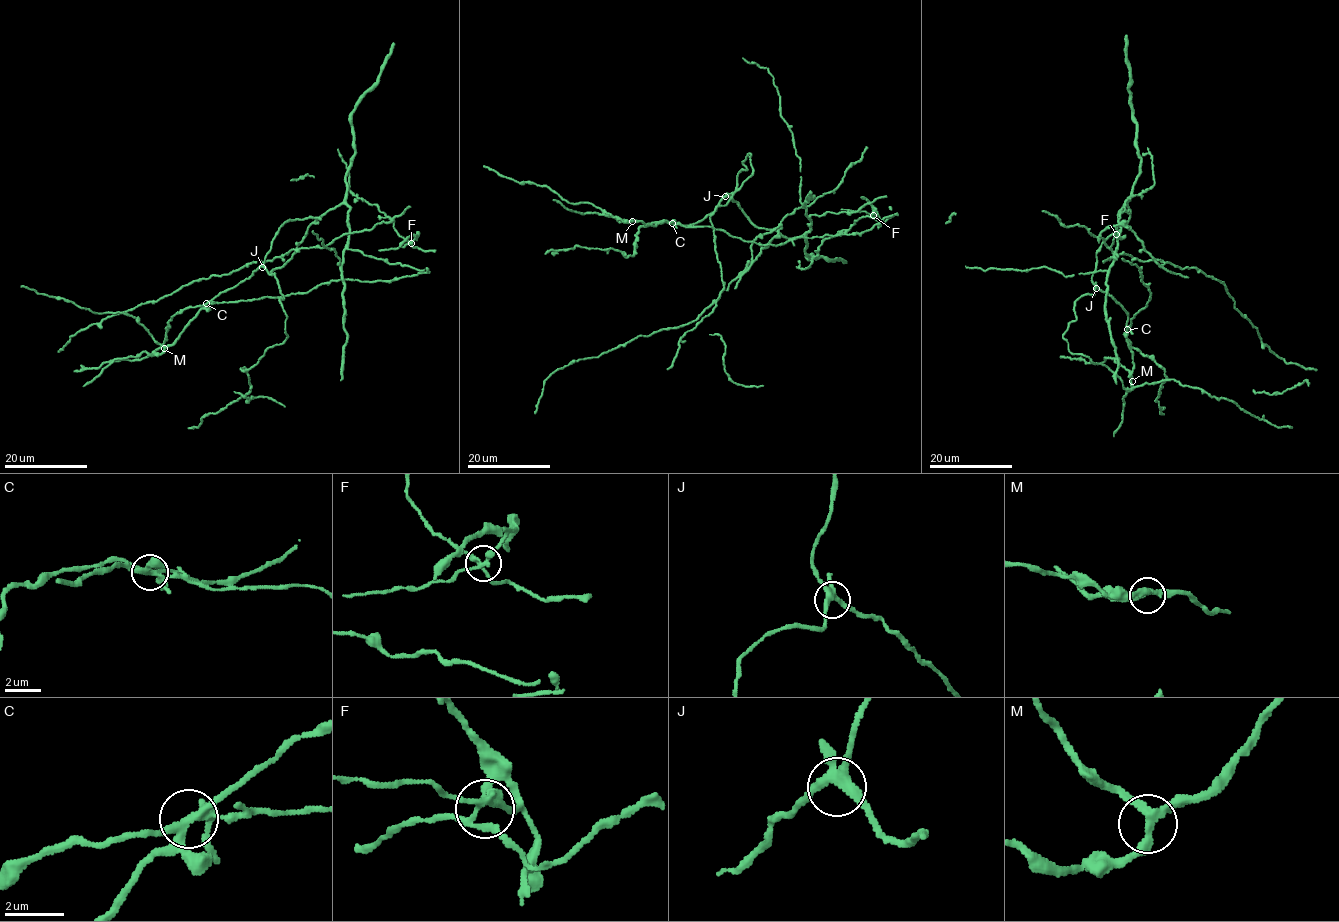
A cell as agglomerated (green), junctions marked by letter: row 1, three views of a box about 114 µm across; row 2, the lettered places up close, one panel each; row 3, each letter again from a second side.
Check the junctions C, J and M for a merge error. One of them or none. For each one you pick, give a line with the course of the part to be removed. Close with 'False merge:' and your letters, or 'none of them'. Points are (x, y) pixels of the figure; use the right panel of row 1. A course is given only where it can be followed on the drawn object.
False merge: C

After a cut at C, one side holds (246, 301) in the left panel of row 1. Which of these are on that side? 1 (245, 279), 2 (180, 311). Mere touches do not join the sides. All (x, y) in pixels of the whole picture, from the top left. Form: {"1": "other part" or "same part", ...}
{"1": "other part", "2": "same part"}

